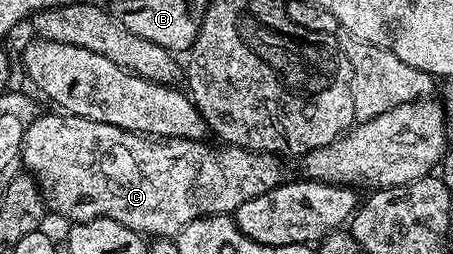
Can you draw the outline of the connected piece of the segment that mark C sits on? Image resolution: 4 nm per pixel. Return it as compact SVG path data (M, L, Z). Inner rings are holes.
M68 114L41 116L38 120L30 119L25 125L20 163L41 176L53 176L53 208L61 216L70 216L70 221L106 216L133 232L155 232L153 234L159 238L176 237L182 228L203 216L236 213L243 202L267 190L262 157L244 148L225 146L222 152L205 152L196 160L193 156L172 156L155 145L133 132L105 122L91 121L87 117Z

